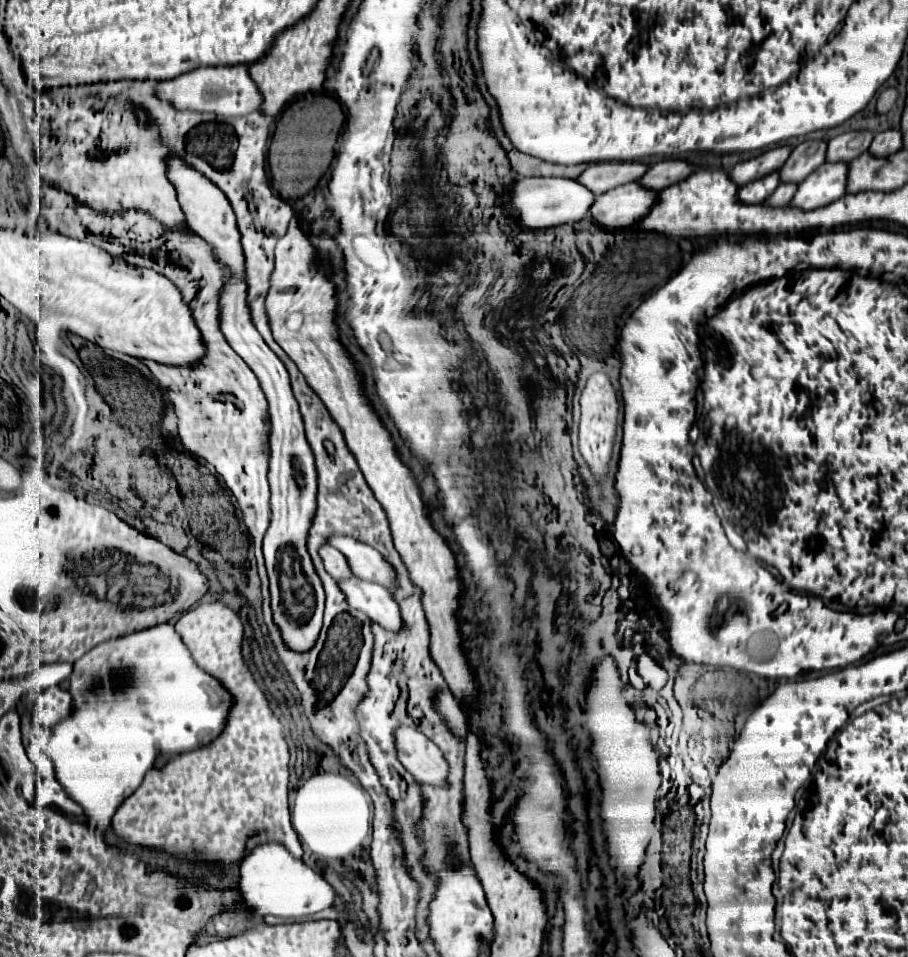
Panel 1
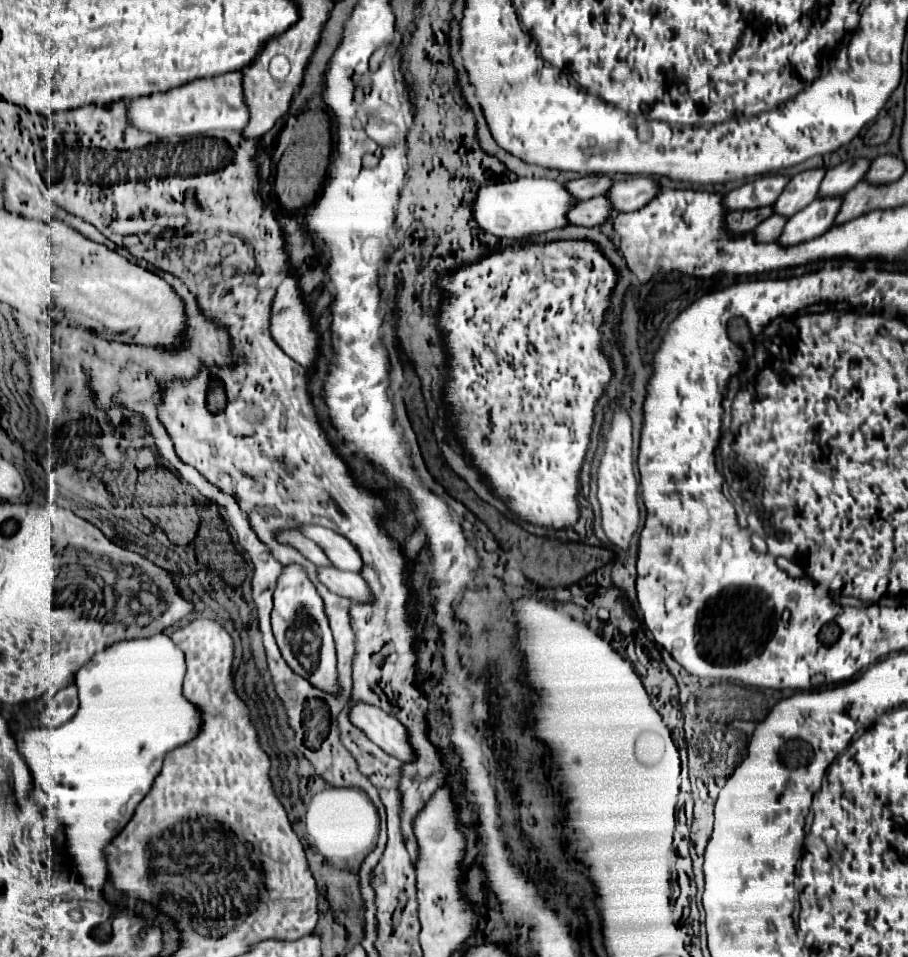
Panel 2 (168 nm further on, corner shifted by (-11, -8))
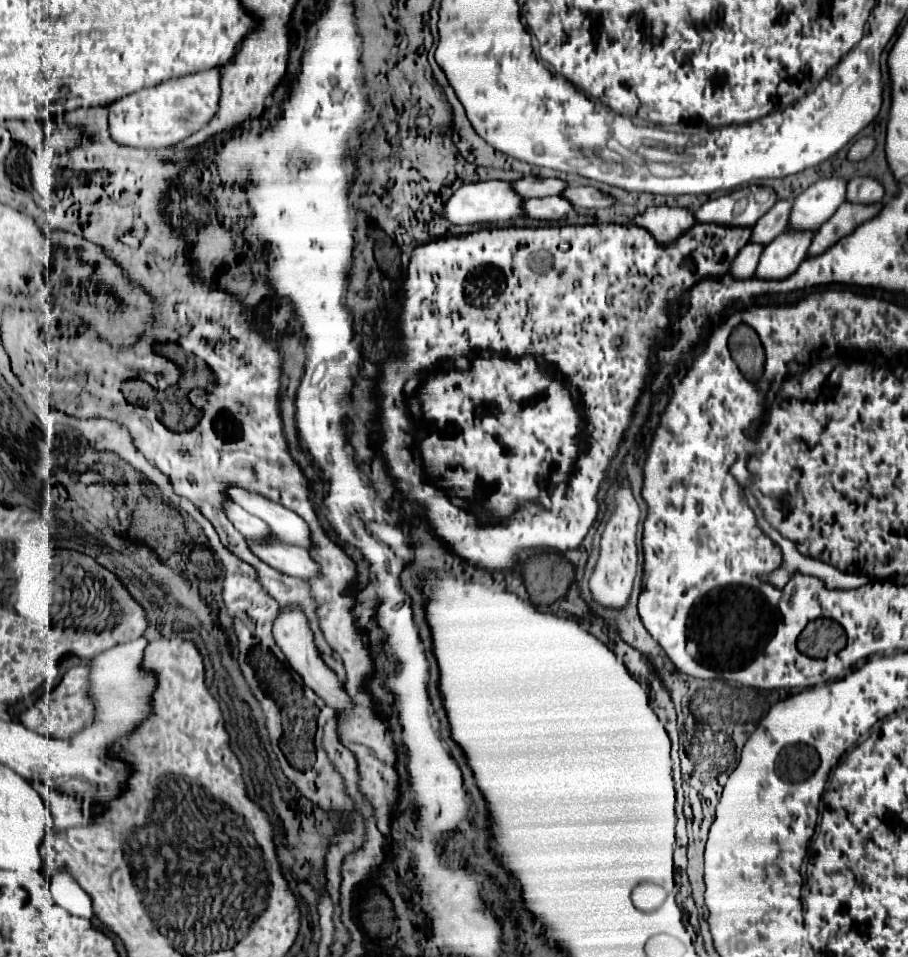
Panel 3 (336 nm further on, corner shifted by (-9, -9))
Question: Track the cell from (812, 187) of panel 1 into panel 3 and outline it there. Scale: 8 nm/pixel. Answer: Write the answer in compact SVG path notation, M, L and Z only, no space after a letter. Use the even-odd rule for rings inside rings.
M784 231L782 235L778 235L762 251L754 277L770 281L790 277L806 259L812 237L814 237L812 233L800 233L800 231Z

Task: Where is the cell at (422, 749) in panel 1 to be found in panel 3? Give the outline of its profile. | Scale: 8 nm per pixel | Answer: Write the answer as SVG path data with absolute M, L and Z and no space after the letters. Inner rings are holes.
M288 607L282 613L278 613L278 617L274 621L274 639L282 647L290 667L300 673L300 677L304 679L304 683L310 689L314 689L334 711L336 711L336 707L344 707L344 691L340 691L340 681L324 665L324 661L318 657L318 651L312 643L312 631L308 627L308 621L306 621L306 617L302 615L302 611L298 607Z

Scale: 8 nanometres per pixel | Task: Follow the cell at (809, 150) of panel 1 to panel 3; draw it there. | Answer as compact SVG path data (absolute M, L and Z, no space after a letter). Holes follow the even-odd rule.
M778 201L754 227L750 241L766 247L770 241L774 241L780 233L786 231L788 225L788 211L792 207L792 201Z

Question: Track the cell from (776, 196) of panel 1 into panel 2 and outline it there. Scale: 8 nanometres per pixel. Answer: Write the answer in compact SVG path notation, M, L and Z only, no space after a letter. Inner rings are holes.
M772 214L770 218L766 218L766 220L754 230L754 236L756 236L760 242L774 242L774 240L780 238L786 220L788 220L788 218L782 216L782 214Z

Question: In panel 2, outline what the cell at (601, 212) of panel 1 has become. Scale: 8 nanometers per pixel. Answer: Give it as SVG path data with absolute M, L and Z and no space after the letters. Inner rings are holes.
M590 198L586 202L580 202L578 206L574 206L574 210L570 210L570 224L576 226L586 226L586 228L594 228L600 226L608 220L608 216L612 214L612 204L608 198Z

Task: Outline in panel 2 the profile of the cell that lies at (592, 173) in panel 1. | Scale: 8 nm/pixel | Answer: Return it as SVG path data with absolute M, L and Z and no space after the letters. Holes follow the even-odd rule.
M590 174L590 176L584 176L584 178L578 178L578 180L570 180L566 184L566 188L578 198L578 200L590 200L590 198L596 198L596 196L606 196L610 192L610 186L614 184L614 180L610 180L610 176L602 174Z

